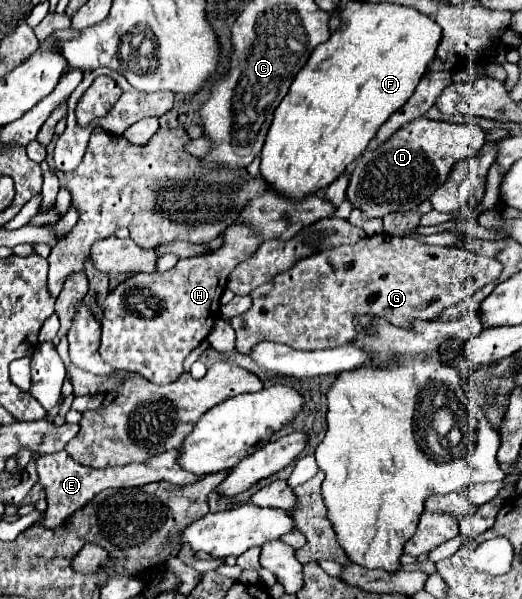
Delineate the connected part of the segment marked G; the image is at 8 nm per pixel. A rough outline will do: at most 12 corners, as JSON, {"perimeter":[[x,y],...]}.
{"perimeter":[[376,234],[250,292],[236,348],[436,320],[502,264]]}

